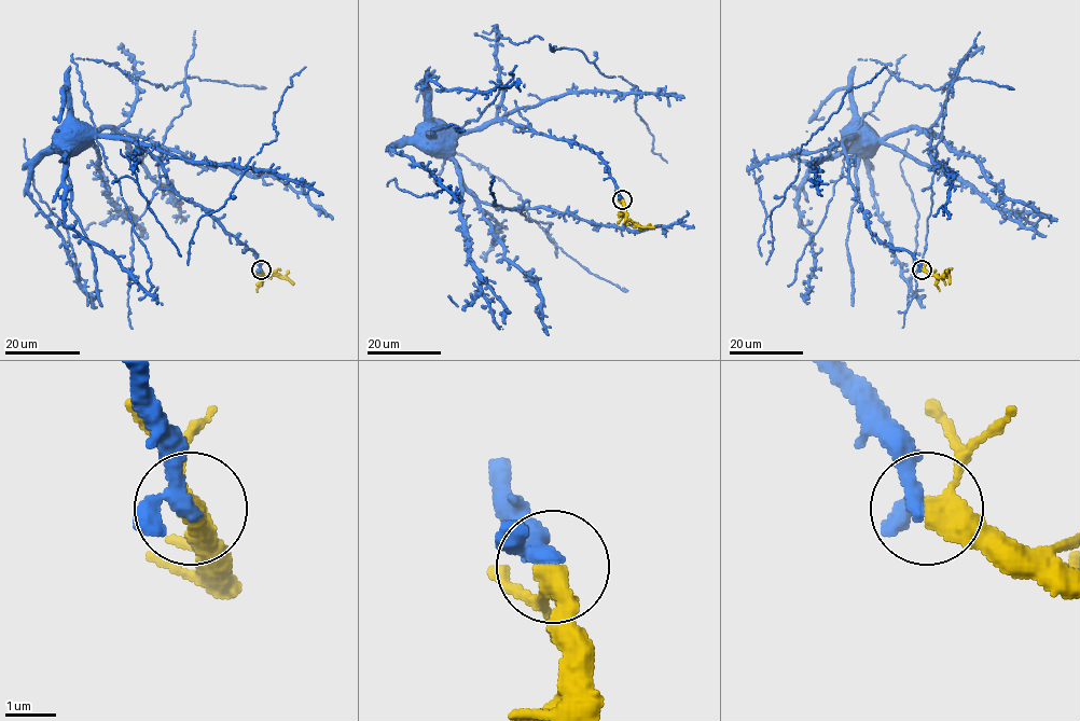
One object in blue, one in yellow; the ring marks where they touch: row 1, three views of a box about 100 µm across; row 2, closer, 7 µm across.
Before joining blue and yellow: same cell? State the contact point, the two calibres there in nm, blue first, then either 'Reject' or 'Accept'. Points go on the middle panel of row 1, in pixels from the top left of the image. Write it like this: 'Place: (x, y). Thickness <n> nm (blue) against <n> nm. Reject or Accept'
Place: (622, 199). Thickness 280 nm (blue) against 380 nm. Accept

